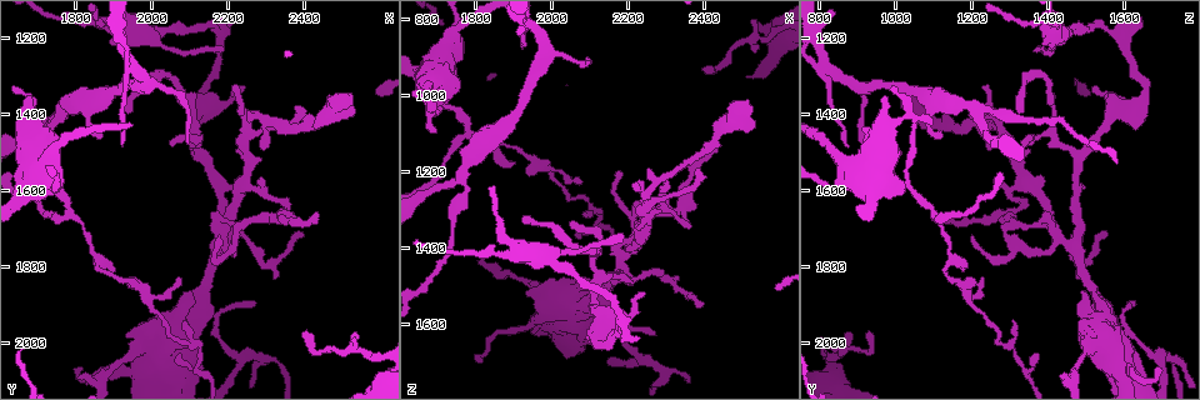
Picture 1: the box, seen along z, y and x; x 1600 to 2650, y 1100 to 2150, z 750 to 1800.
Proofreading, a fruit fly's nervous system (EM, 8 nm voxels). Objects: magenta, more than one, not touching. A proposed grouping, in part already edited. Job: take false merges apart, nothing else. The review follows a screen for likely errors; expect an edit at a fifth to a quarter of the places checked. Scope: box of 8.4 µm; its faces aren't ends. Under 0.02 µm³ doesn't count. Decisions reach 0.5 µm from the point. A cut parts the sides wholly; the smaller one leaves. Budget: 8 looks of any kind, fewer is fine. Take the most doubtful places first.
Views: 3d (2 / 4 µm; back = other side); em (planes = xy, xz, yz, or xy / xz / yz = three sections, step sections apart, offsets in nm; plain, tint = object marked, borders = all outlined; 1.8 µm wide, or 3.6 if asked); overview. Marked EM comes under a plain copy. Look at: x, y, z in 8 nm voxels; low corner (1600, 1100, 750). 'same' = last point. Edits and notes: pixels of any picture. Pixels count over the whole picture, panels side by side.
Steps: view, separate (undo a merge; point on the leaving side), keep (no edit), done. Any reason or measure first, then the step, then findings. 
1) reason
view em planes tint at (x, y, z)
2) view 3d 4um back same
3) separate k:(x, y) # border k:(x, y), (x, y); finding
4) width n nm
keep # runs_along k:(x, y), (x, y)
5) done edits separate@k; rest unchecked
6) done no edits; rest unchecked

abrupt turn
view em xy step 4 tint at (2165, 1170, 1550)

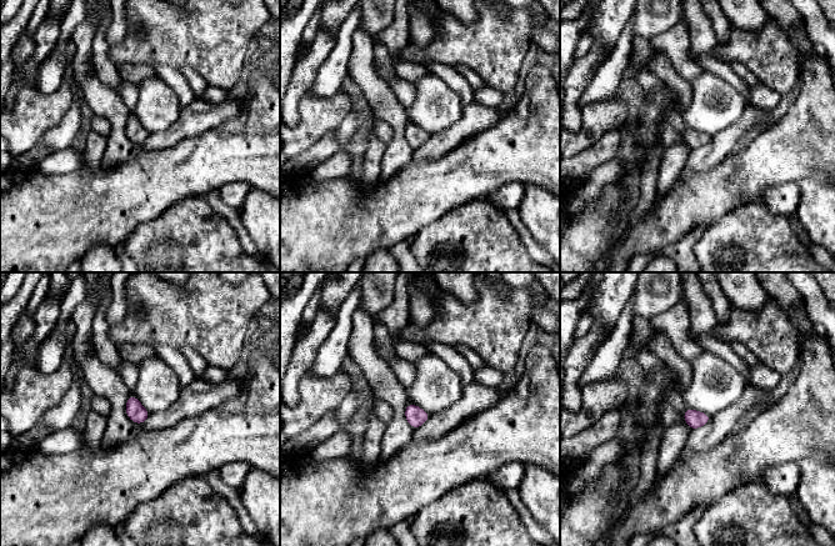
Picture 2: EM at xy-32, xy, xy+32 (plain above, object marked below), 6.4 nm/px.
view em planes tint same

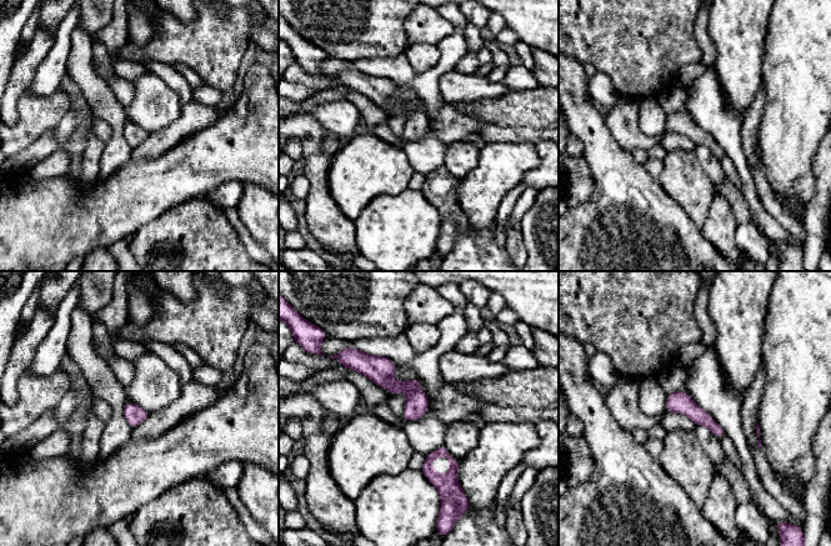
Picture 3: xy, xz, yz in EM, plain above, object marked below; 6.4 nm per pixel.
keep # runs_along 3:(361, 364), (393, 387), (405, 387), (422, 410); continuous, no second neuron

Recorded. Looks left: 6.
side arm on a straight run
view em planes tint at (1760, 1385, 1210)

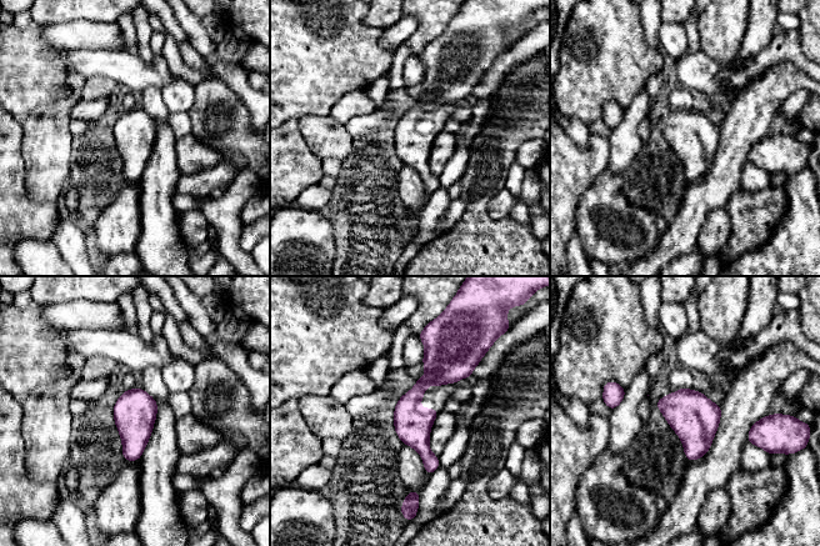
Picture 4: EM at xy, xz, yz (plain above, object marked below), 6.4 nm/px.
keep # runs_along 4:(429, 344), (431, 374), (414, 396), (429, 470); all the same neuron

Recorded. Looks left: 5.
thick turns thin
view em 3.6um planes borders at (1675, 1440, 980)

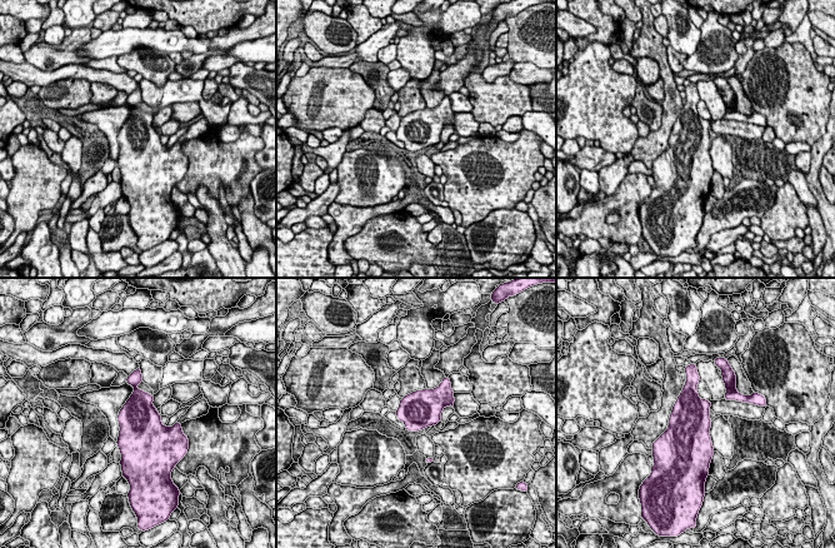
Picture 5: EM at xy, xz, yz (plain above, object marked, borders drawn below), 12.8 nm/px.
separate 5:(729, 377) # two neurons meet here

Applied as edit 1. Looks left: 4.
done edits separate@5; rest unchecked

